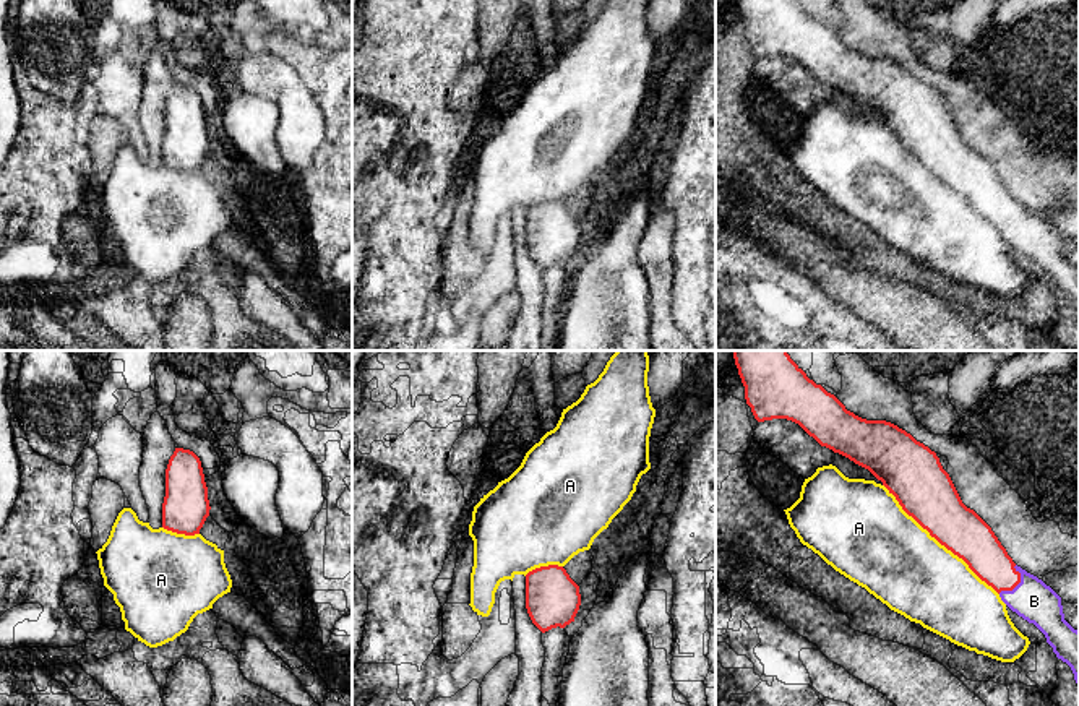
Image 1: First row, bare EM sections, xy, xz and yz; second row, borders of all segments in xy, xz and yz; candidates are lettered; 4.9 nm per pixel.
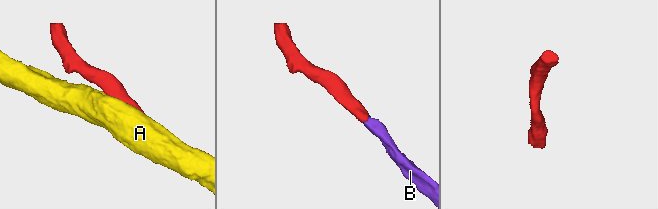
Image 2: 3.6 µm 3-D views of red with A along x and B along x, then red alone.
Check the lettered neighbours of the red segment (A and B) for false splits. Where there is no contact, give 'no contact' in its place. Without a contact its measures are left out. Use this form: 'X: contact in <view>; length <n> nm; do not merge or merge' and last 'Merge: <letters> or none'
A: contact in yz; length 800 nm; do not merge
B: contact in yz; length 170 nm; merge
Merge: B

